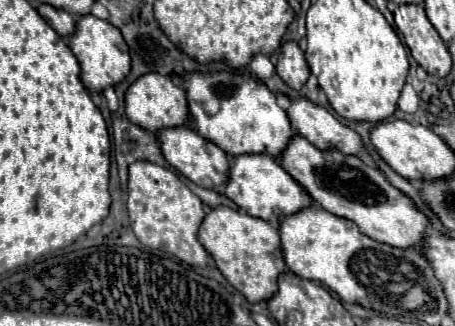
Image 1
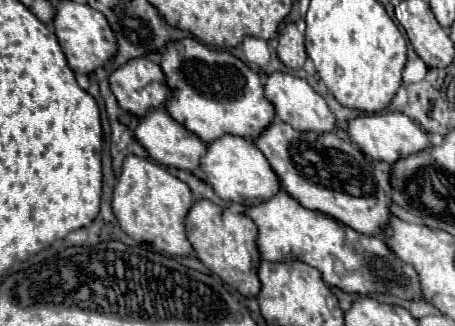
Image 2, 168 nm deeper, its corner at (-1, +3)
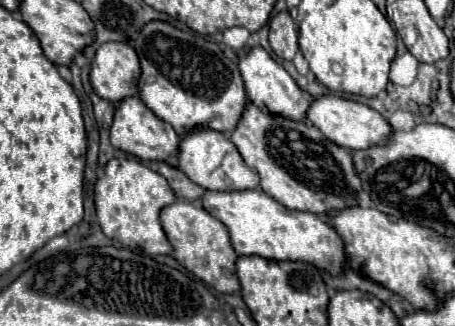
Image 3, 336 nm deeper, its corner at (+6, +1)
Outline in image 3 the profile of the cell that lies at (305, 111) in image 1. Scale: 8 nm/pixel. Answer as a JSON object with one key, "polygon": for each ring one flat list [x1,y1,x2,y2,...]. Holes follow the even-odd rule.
{"polygon":[[253,47,245,53,245,57,241,55,237,61,237,67,241,71,247,99,257,103,257,107,267,109,267,111,277,113,277,115,283,115,287,119,295,119,295,121,305,117,305,111,311,103,309,97,299,89,299,85,291,79,291,75,263,47]]}

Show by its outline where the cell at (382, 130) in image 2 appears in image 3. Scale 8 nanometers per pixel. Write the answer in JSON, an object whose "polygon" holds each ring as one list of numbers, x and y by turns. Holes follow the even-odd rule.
{"polygon":[[321,95,311,99,305,119,309,119,329,141,345,149,369,149,373,145,385,143,391,133,389,123,375,109,363,103,357,103,353,99,337,97,337,95]]}

